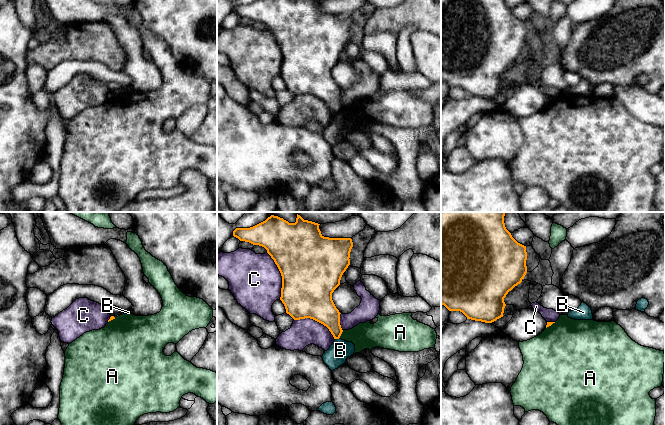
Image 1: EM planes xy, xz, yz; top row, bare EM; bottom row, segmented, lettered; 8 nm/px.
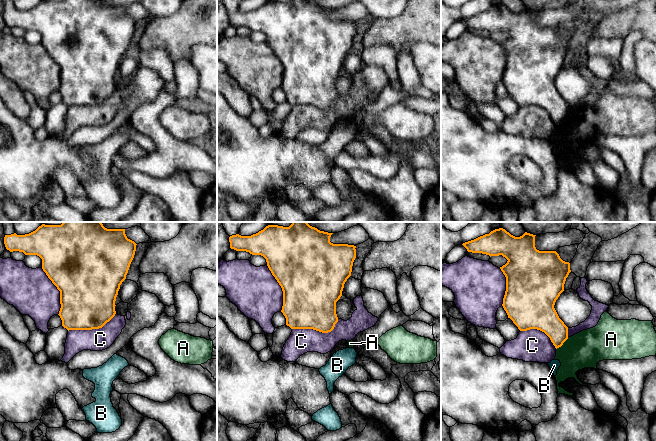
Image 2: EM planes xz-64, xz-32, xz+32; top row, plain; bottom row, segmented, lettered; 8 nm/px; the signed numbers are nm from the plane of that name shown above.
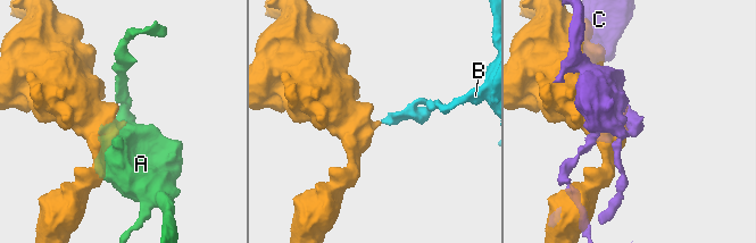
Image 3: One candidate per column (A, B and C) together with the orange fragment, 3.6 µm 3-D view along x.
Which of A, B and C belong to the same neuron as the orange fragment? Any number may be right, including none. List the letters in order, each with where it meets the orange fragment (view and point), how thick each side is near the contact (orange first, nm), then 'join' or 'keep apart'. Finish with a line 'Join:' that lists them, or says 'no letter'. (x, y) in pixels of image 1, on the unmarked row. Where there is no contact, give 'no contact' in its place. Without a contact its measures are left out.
A: xz (341, 109) | 220/200 nm | keep apart
B: xz (337, 114) | 200/170 nm | keep apart
C: xz (281, 51) | 500/420 nm | keep apart
Join: no letter

